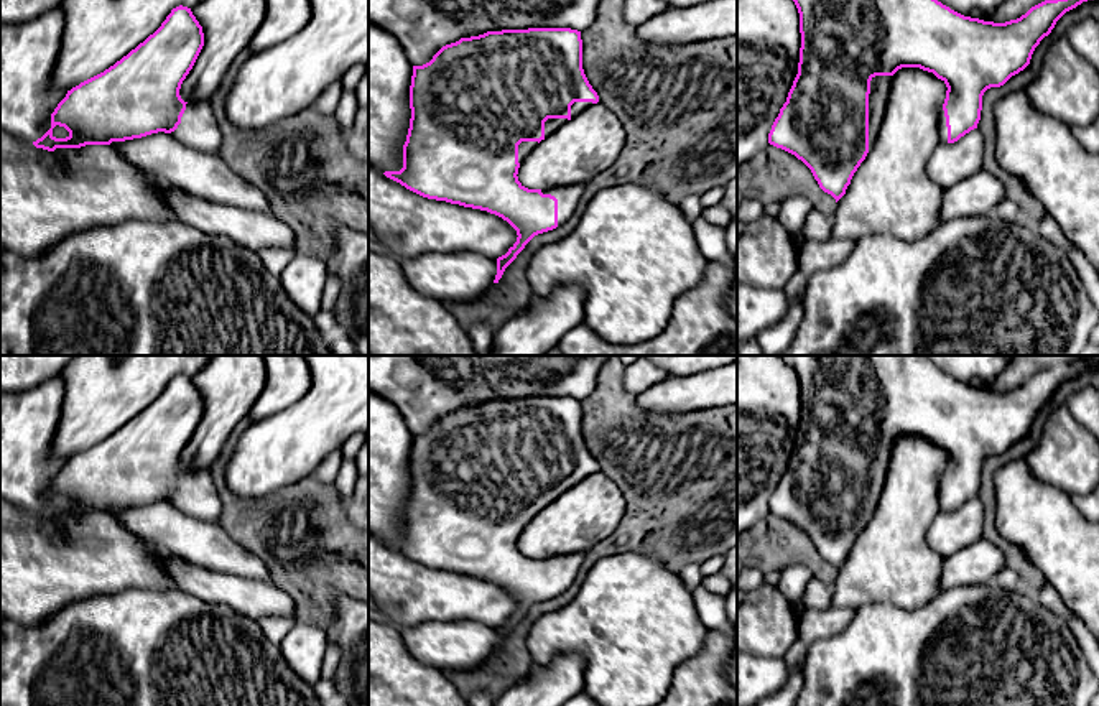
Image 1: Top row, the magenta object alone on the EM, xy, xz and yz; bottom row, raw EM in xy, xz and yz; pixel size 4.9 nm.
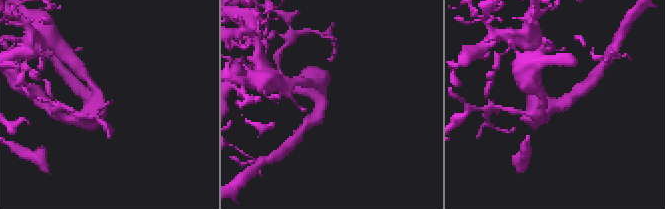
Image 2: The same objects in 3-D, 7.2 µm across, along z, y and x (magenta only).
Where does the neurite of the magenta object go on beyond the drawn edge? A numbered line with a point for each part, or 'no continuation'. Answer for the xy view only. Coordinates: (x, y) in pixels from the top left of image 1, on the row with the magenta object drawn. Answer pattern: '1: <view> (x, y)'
1: xy (199, 130)

